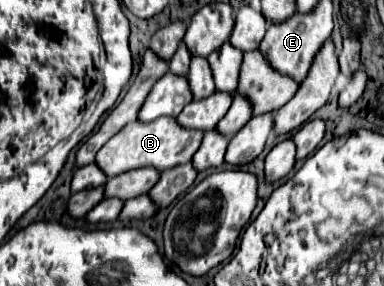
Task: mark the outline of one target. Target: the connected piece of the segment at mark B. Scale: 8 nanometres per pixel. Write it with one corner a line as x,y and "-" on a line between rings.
156,118
154,122
130,122
130,126
124,126
102,150
96,154
96,164
106,172
108,178
114,178
122,172
154,166
158,170
168,170
172,166
184,164
192,160
192,154
202,144
202,130
186,130
184,126
178,126
176,118

